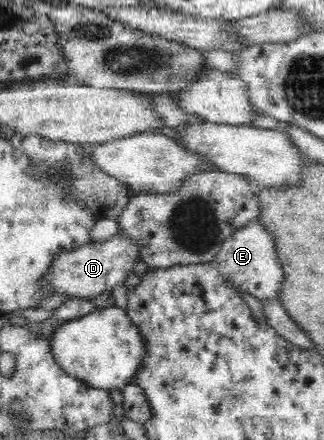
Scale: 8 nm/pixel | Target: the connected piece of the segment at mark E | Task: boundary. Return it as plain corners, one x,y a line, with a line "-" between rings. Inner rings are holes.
260,221
250,222
237,229
222,245
222,249
214,259
220,266
220,274
238,292
249,293
258,300
276,300
280,302
282,287
286,285
286,273
278,259
276,237
270,233
266,225

